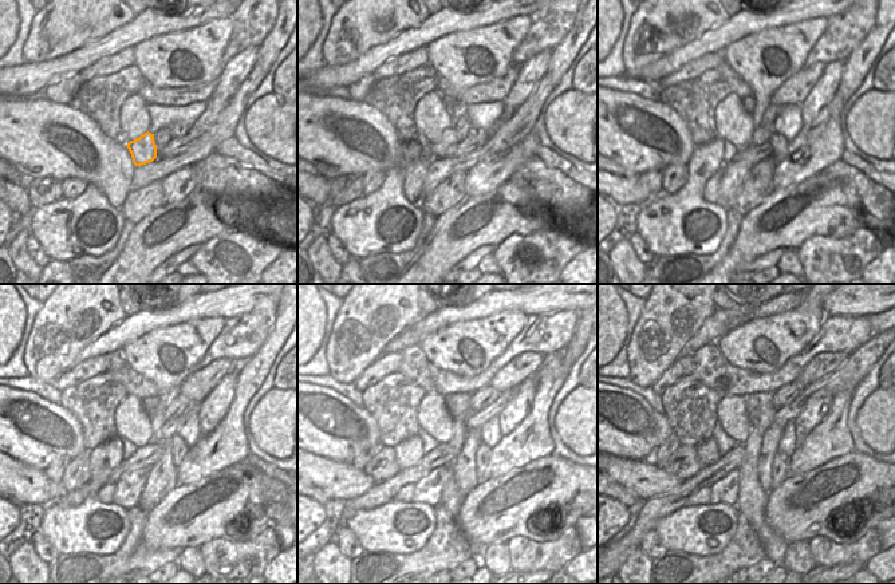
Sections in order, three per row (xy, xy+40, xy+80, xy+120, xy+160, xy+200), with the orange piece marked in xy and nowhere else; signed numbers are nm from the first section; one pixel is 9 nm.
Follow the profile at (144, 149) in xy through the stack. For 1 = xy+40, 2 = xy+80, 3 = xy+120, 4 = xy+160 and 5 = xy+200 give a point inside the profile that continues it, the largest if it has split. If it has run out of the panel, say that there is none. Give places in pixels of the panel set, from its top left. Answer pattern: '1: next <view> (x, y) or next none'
1: next xy+40 (446, 146)
2: next xy+80 (763, 134)
3: next xy+120 (170, 427)
4: next xy+160 (474, 422)
5: next xy+200 (847, 378)

